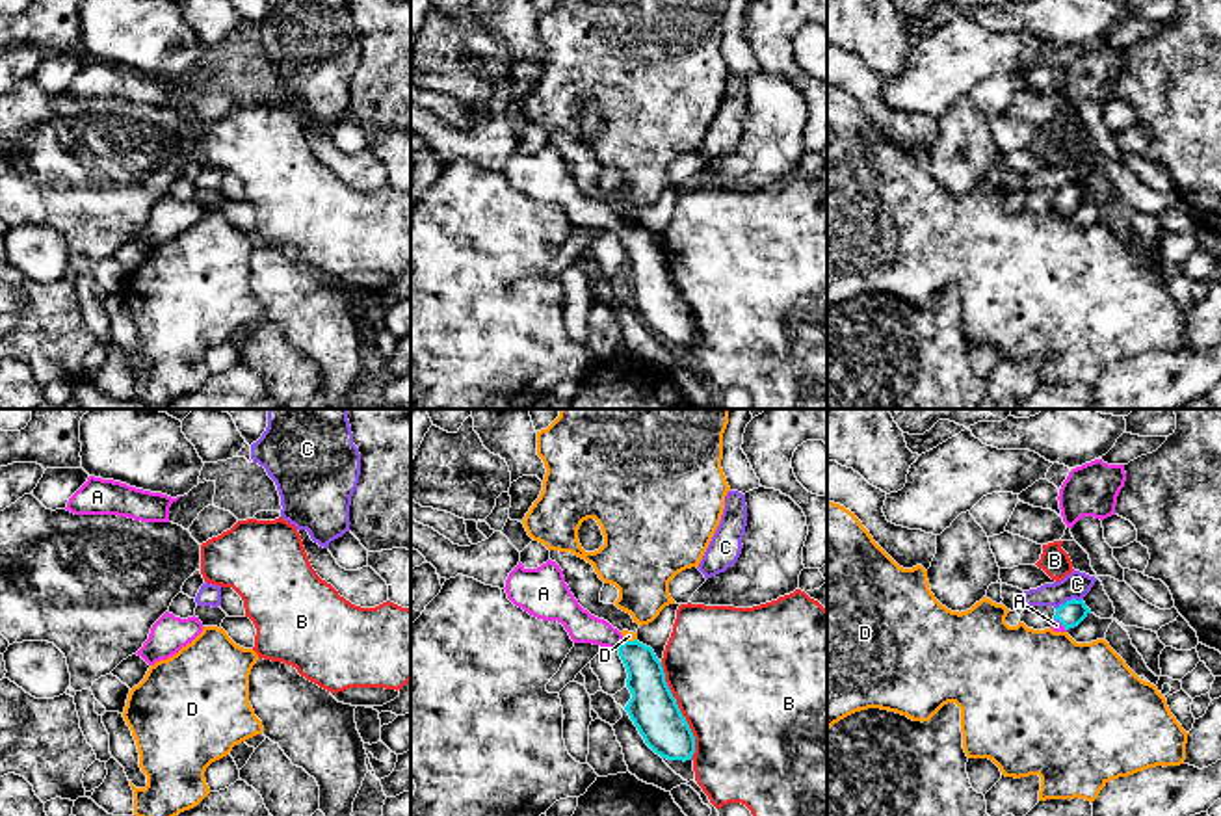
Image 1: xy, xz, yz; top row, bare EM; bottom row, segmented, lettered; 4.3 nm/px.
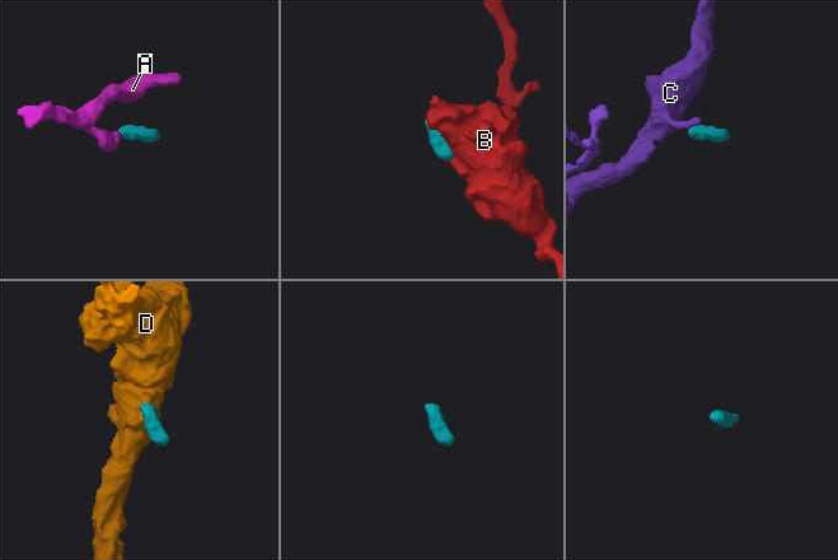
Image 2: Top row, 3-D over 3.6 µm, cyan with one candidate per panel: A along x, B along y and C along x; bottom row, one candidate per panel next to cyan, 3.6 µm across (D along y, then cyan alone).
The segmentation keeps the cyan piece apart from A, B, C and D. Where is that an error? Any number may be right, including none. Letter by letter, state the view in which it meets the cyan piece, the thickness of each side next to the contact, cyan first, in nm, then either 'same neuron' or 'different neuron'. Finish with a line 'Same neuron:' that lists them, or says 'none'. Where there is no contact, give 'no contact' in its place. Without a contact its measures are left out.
A: xz | 160/140 nm | same neuron
B: xz | 200/480 nm | different neuron
C: yz | 110/120 nm | different neuron
D: xz | 170/50 nm | different neuron
Same neuron: A

